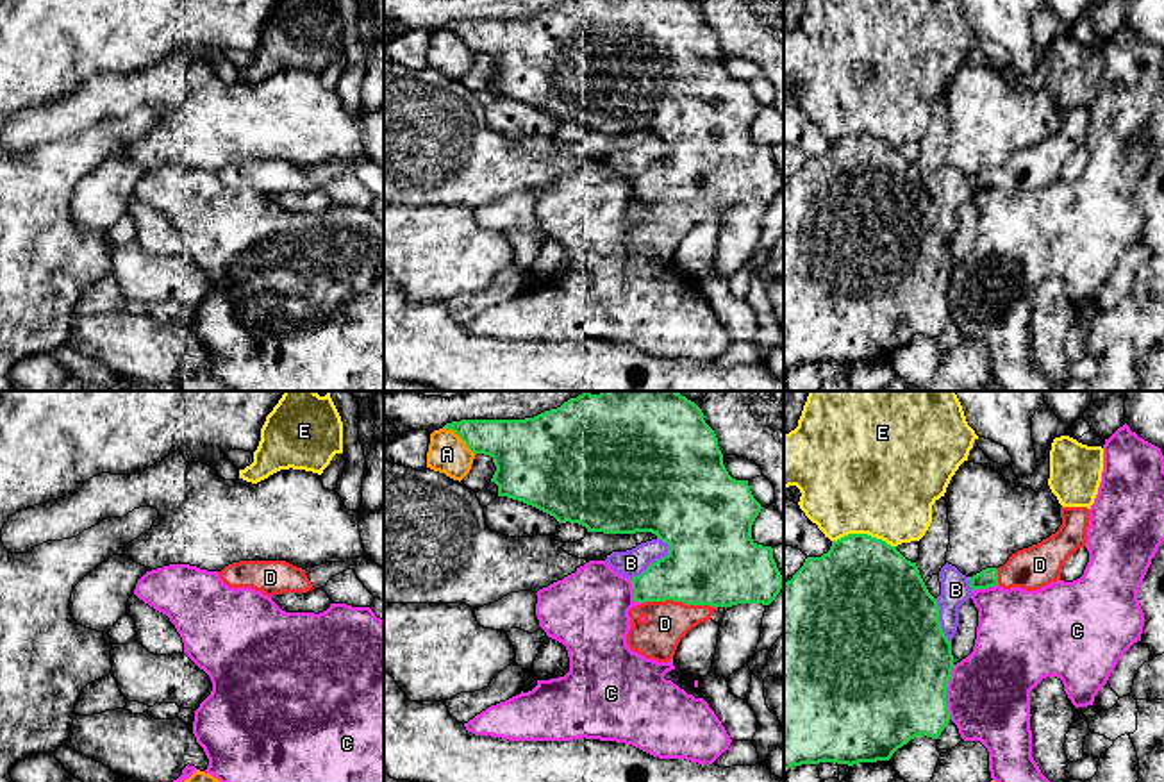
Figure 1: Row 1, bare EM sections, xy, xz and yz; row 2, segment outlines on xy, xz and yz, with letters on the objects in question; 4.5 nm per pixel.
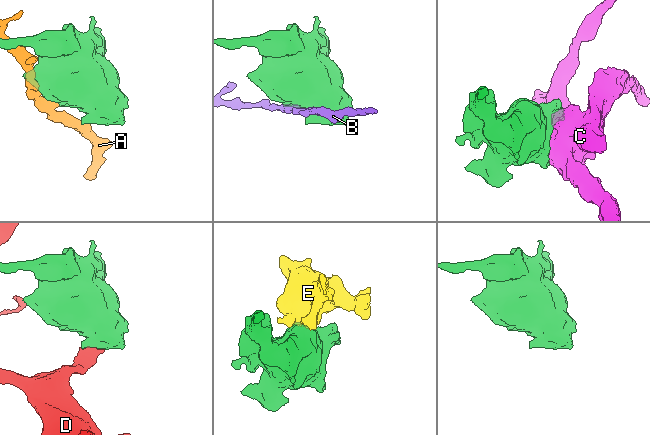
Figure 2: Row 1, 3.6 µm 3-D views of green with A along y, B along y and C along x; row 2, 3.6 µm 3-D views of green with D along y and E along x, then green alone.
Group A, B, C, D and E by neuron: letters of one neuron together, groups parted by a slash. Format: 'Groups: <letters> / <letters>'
Groups: A / B / C / D / E

